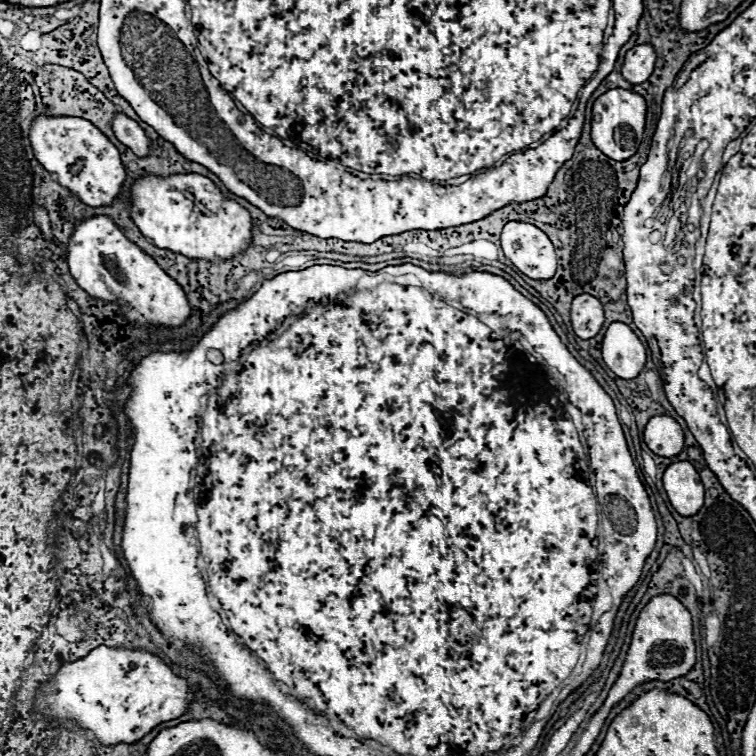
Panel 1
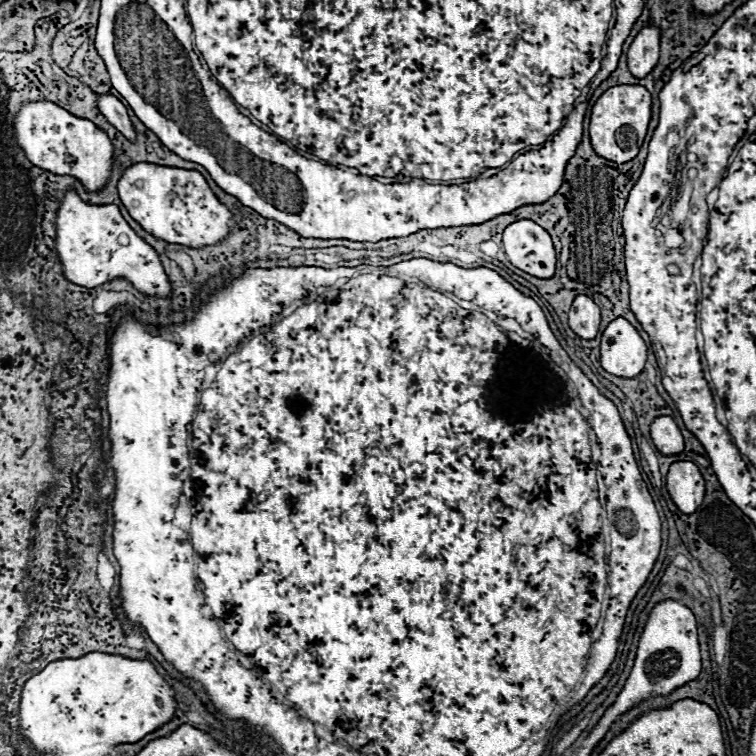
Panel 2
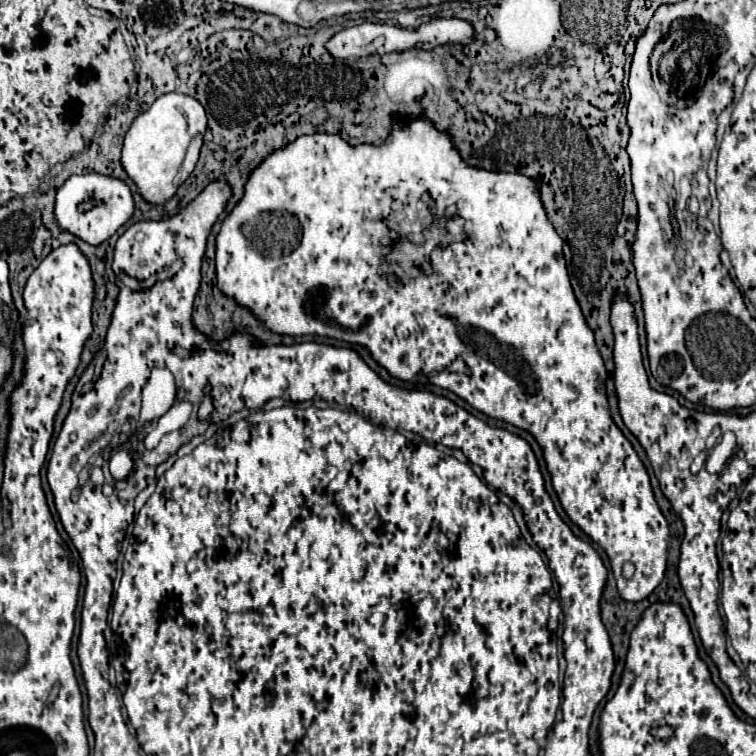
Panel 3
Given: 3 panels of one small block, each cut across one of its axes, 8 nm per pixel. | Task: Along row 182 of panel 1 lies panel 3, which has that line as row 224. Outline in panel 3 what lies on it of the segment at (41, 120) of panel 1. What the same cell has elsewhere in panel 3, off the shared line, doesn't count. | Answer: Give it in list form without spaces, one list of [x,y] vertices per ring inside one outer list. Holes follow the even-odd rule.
[[[104,174],[70,176],[56,194],[56,218],[62,230],[72,232],[88,244],[102,244],[134,214],[134,196],[124,180]]]

